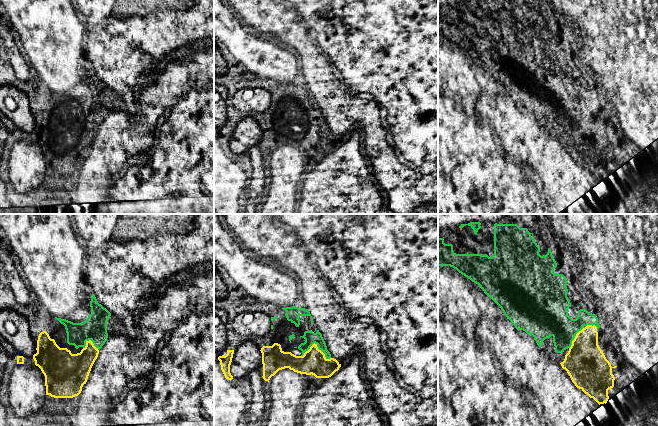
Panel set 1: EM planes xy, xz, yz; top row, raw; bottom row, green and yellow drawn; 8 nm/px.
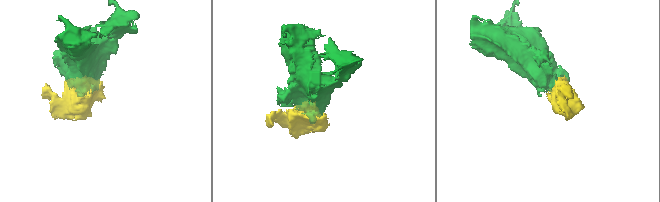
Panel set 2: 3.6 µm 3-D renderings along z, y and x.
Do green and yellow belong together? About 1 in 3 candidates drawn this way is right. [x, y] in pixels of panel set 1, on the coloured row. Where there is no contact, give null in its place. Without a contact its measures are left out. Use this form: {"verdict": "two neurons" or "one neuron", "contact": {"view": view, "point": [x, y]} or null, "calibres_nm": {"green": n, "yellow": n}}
{"verdict": "one neuron", "contact": {"view": "xz", "point": [317, 346]}, "calibres_nm": {"green": 100, "yellow": 200}}

